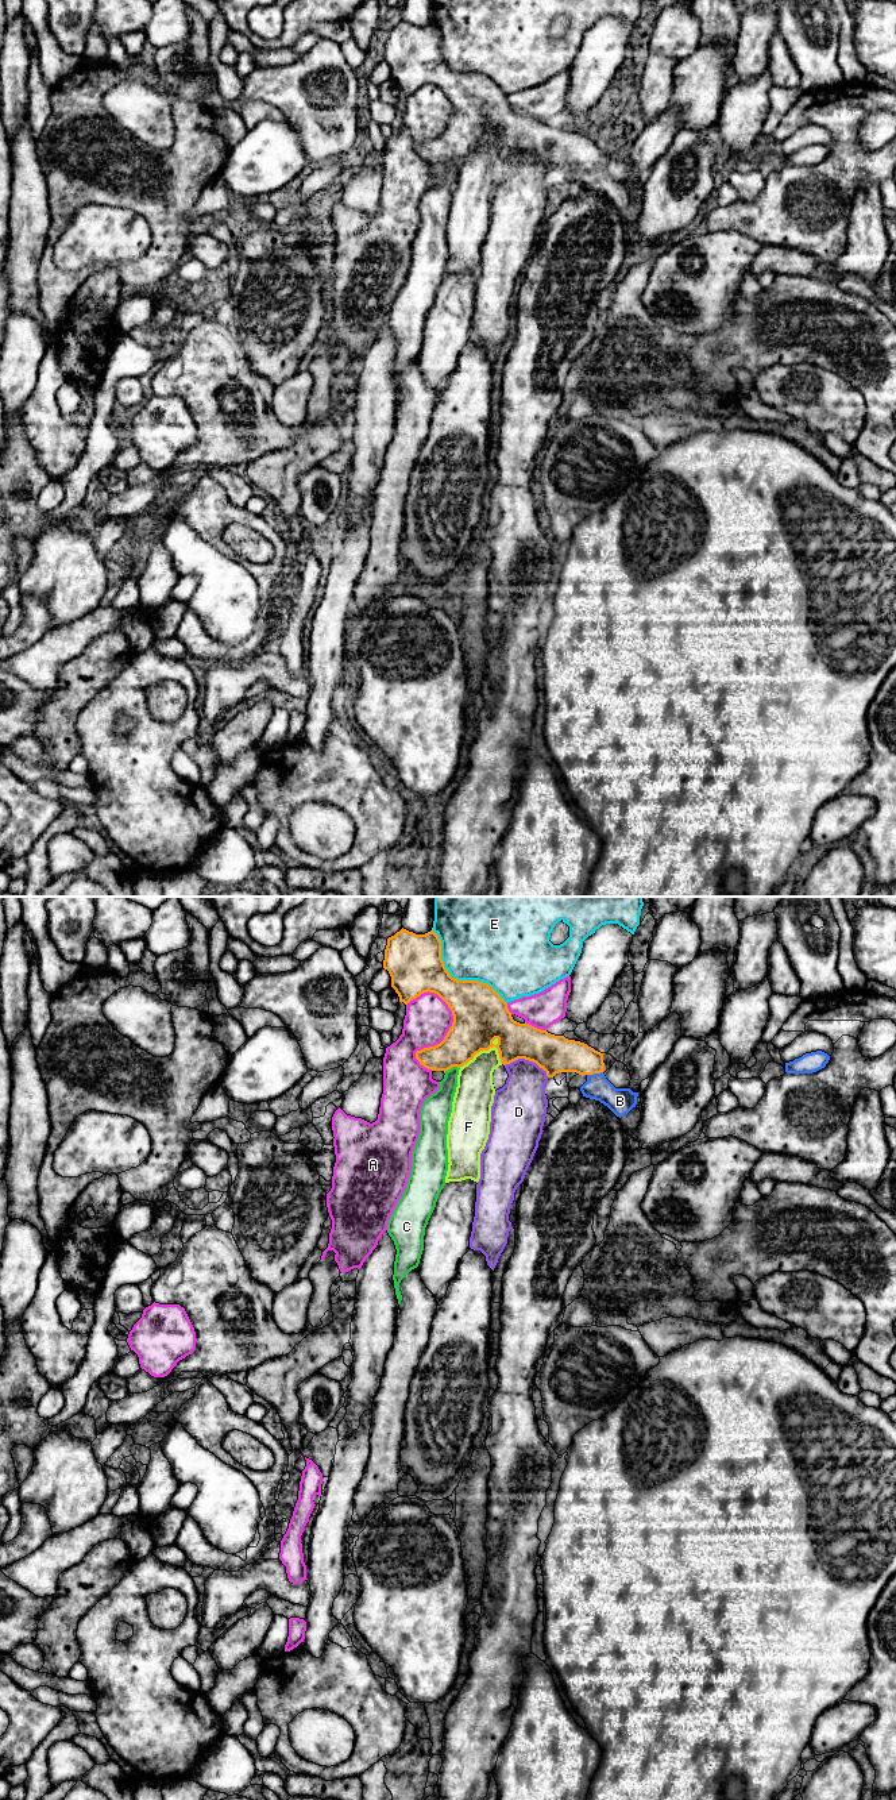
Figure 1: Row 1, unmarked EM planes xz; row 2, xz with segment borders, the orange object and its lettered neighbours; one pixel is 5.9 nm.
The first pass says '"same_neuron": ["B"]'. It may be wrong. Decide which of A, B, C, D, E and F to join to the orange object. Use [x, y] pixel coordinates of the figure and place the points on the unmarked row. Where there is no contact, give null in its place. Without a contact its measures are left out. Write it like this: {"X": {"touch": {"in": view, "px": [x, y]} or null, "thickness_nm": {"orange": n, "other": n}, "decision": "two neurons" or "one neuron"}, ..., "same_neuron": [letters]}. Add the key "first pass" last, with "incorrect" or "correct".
{"A": {"touch": {"in": "xz", "px": [445, 128]}, "thickness_nm": {"orange": 320, "other": 280}, "decision": "two neurons"}, "B": {"touch": {"in": "xz", "px": [594, 165]}, "thickness_nm": {"orange": 220, "other": 160}, "decision": "one neuron"}, "C": {"touch": {"in": "xz", "px": [451, 160]}, "thickness_nm": {"orange": 260, "other": 160}, "decision": "two neurons"}, "D": {"touch": {"in": "xz", "px": [528, 151]}, "thickness_nm": {"orange": 220, "other": 280}, "decision": "two neurons"}, "E": {"touch": {"in": "xz", "px": [456, 72]}, "thickness_nm": {"orange": 320, "other": 440}, "decision": "two neurons"}, "F": {"touch": {"in": "xz", "px": [479, 143]}, "thickness_nm": {"orange": 320, "other": 220}, "decision": "two neurons"}, "same_neuron": ["B"], "first pass": "correct"}

